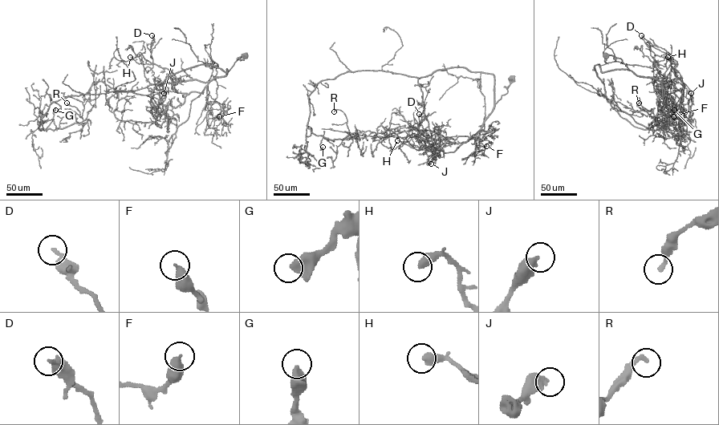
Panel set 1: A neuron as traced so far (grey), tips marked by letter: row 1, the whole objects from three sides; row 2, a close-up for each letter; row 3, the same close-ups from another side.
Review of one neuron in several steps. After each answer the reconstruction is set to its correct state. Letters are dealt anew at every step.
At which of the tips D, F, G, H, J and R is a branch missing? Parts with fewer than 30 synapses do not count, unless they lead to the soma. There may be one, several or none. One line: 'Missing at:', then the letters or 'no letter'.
Missing at: no letter

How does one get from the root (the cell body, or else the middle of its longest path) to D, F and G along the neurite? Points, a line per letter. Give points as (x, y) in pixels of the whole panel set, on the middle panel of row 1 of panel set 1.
D: (512, 78), (482, 126), (465, 141), (443, 139), (421, 149), (417, 138), (419, 114)
F: (512, 78), (507, 92), (501, 95), (482, 127), (473, 135), (479, 136), (475, 143), (477, 147), (486, 146)
G: (512, 78), (465, 141), (414, 129), (386, 138), (322, 136), (322, 147)

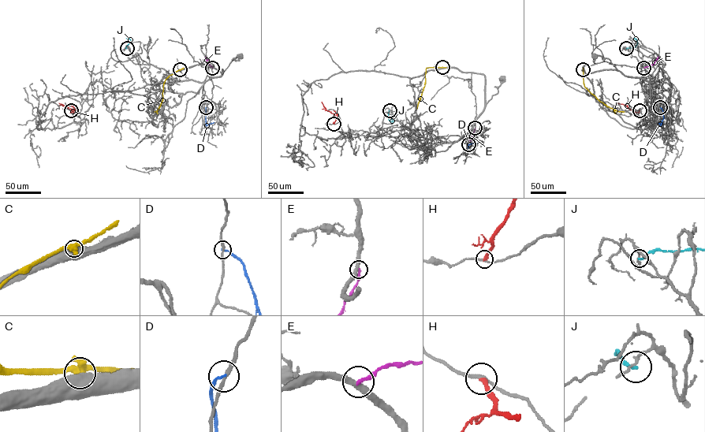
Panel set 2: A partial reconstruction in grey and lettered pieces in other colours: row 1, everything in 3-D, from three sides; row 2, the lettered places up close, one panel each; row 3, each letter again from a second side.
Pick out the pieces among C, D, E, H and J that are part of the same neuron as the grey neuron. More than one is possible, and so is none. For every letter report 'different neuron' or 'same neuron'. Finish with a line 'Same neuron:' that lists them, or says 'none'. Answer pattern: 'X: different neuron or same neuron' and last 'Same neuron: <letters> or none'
C: different neuron
D: different neuron
E: different neuron
H: different neuron
J: different neuron
Same neuron: none

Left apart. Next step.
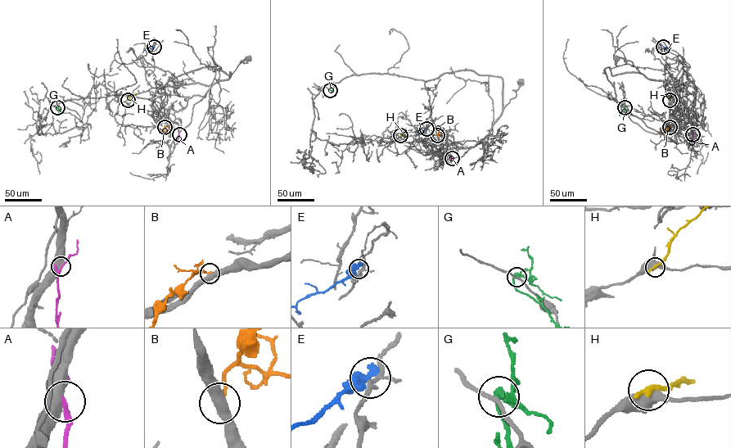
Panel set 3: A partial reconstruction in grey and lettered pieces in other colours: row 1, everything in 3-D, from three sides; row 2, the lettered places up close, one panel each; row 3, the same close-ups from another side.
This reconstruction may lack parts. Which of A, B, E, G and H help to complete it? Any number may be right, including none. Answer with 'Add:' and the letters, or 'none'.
Add: none

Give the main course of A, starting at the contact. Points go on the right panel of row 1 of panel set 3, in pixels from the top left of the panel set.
A: (692, 134), (692, 144)

